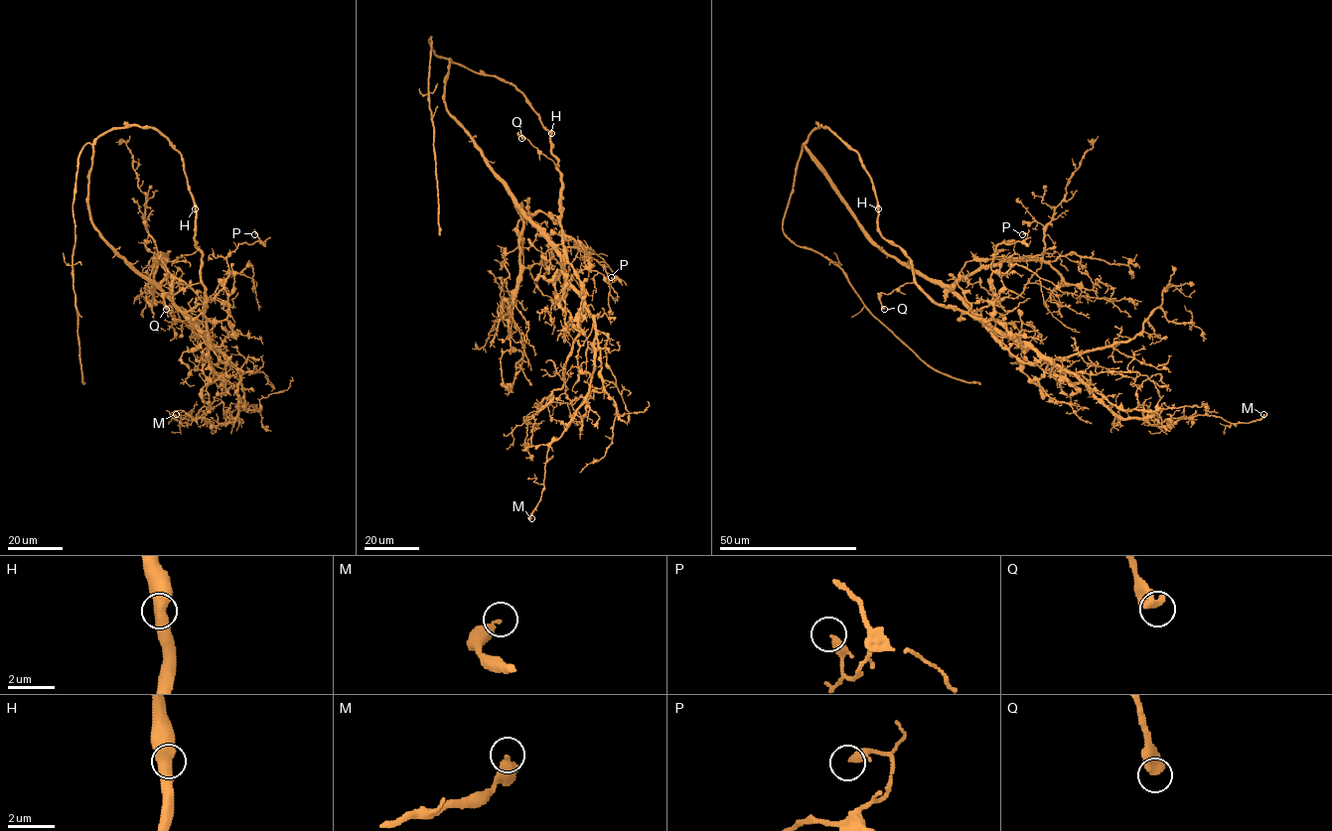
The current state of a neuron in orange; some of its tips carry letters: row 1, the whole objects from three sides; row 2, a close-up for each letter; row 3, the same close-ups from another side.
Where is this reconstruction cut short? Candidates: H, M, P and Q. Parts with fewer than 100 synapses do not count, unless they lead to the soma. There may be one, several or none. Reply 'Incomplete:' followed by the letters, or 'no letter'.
Incomplete: no letter

